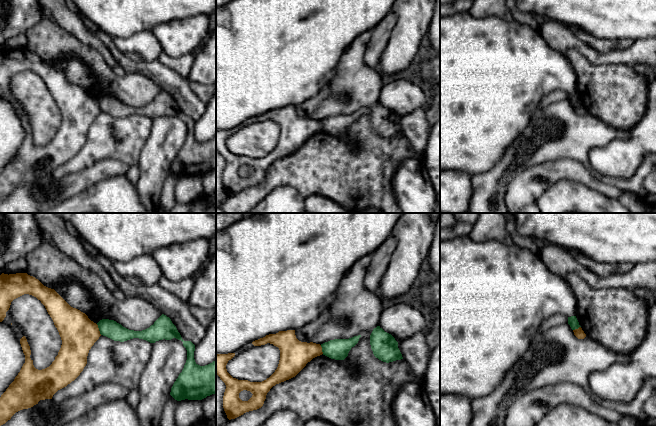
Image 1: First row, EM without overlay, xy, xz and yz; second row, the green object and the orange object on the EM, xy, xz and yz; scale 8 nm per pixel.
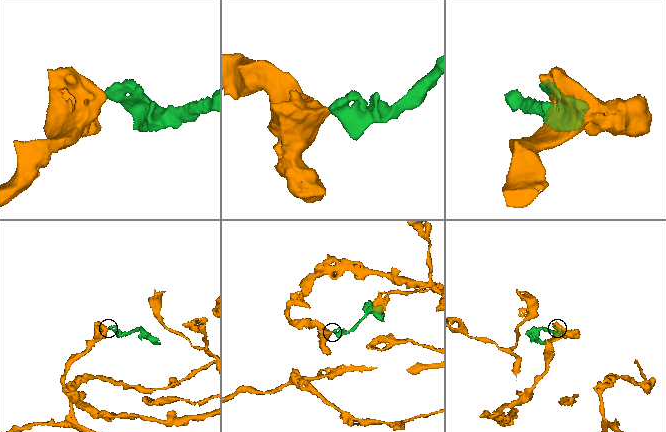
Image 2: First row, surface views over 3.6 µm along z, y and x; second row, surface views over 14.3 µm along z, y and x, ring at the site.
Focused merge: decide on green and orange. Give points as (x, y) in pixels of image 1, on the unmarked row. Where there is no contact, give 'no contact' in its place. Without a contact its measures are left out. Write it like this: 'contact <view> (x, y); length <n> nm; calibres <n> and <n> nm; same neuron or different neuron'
contact xy (99, 105); length 100 nm; calibres 140 and 300 nm; different neuron

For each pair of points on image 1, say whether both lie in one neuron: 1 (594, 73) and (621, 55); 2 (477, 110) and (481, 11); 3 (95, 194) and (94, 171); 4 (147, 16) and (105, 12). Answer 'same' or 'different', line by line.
1: different
2: different
3: different
4: same

